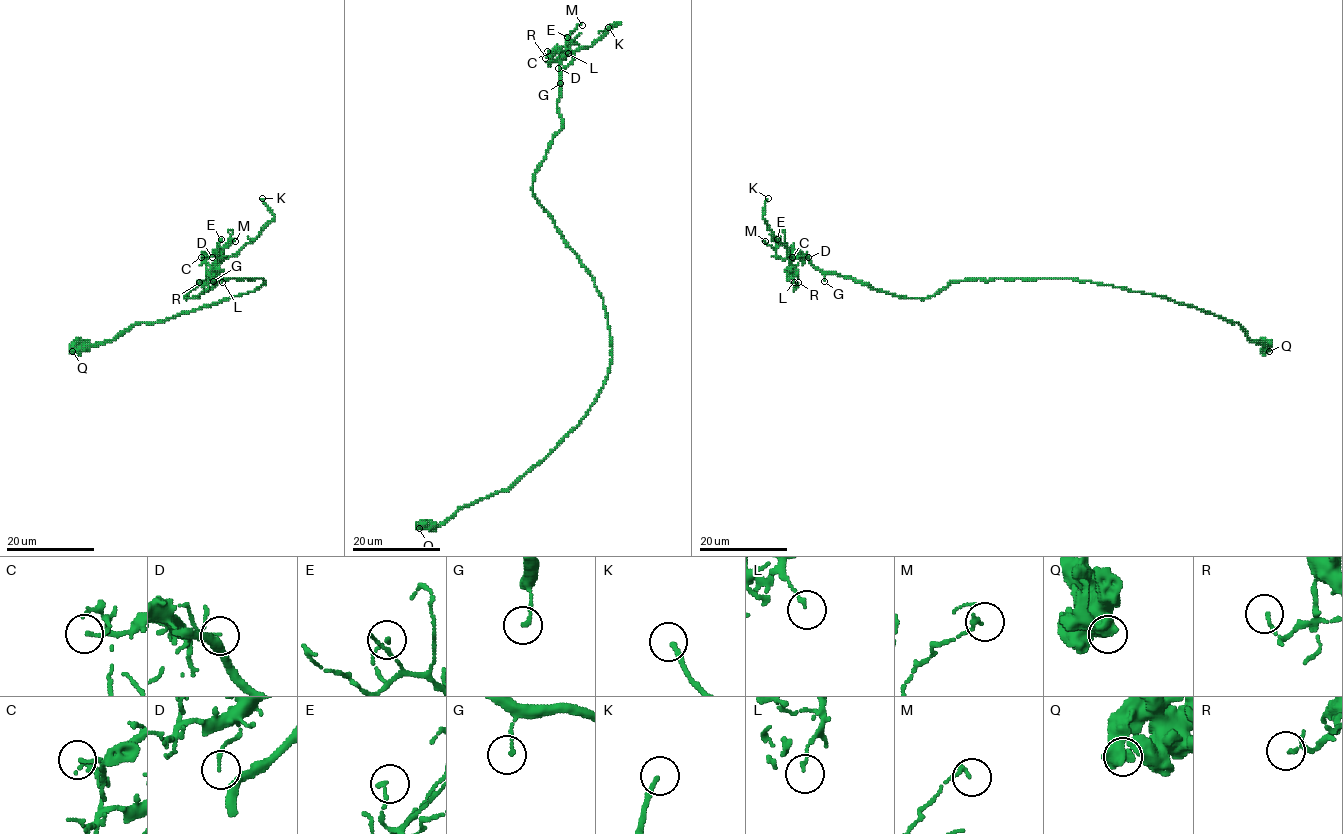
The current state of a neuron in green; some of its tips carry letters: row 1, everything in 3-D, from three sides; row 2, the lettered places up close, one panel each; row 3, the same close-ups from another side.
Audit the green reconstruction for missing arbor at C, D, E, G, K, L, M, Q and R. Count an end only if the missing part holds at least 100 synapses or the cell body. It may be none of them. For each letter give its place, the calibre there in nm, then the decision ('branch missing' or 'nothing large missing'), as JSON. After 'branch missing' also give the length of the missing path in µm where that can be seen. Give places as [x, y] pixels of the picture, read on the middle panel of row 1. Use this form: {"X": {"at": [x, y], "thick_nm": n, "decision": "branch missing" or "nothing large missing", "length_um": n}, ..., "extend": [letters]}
{"C": {"at": [547, 51], "thick_nm": 130, "decision": "nothing large missing"}, "D": {"at": [558, 68], "thick_nm": 80, "decision": "nothing large missing"}, "E": {"at": [567, 37], "thick_nm": 140, "decision": "nothing large missing"}, "G": {"at": [560, 83], "thick_nm": 140, "decision": "nothing large missing"}, "K": {"at": [608, 27], "thick_nm": 190, "decision": "branch missing", "length_um": 35}, "L": {"at": [568, 53], "thick_nm": 110, "decision": "nothing large missing"}, "M": {"at": [582, 25], "thick_nm": 160, "decision": "nothing large missing"}, "Q": {"at": [419, 528], "thick_nm": 550, "decision": "nothing large missing"}, "R": {"at": [545, 58], "thick_nm": 110, "decision": "nothing large missing"}, "extend": ["K"]}

